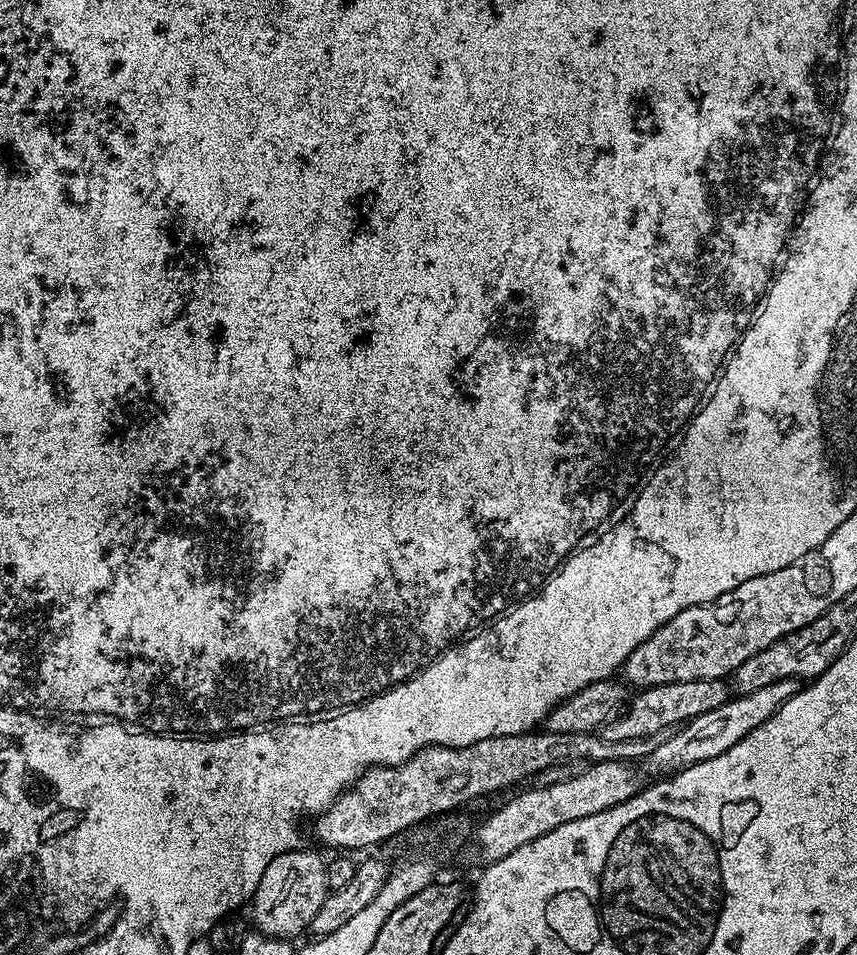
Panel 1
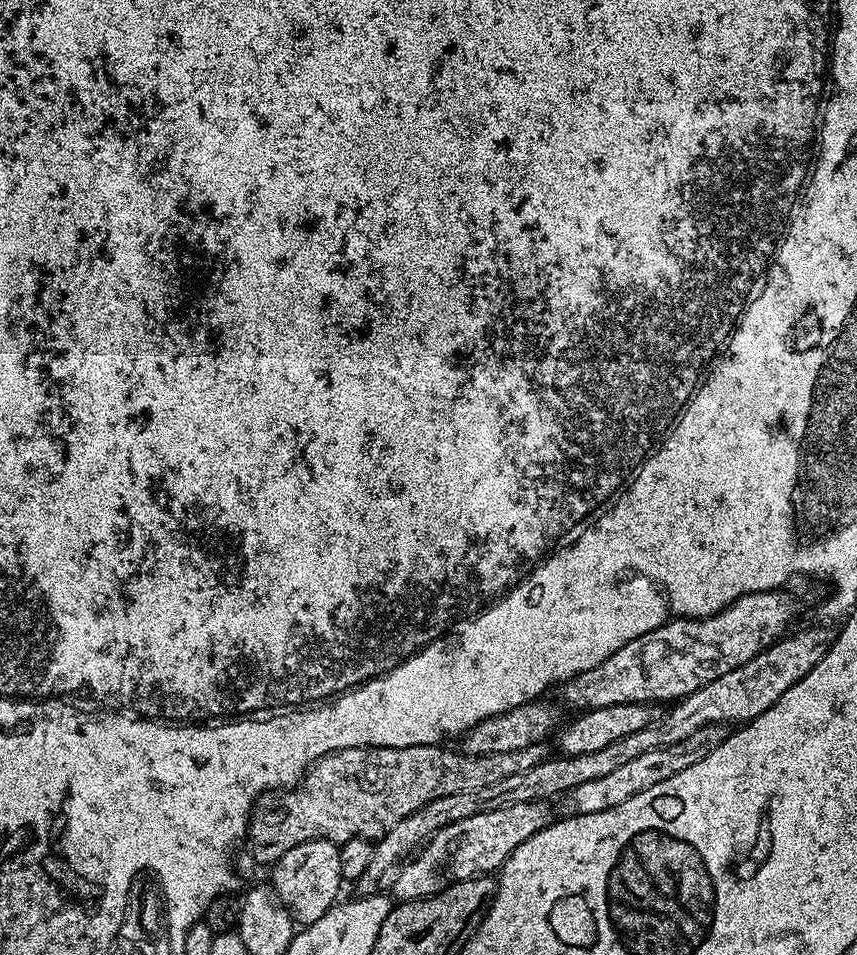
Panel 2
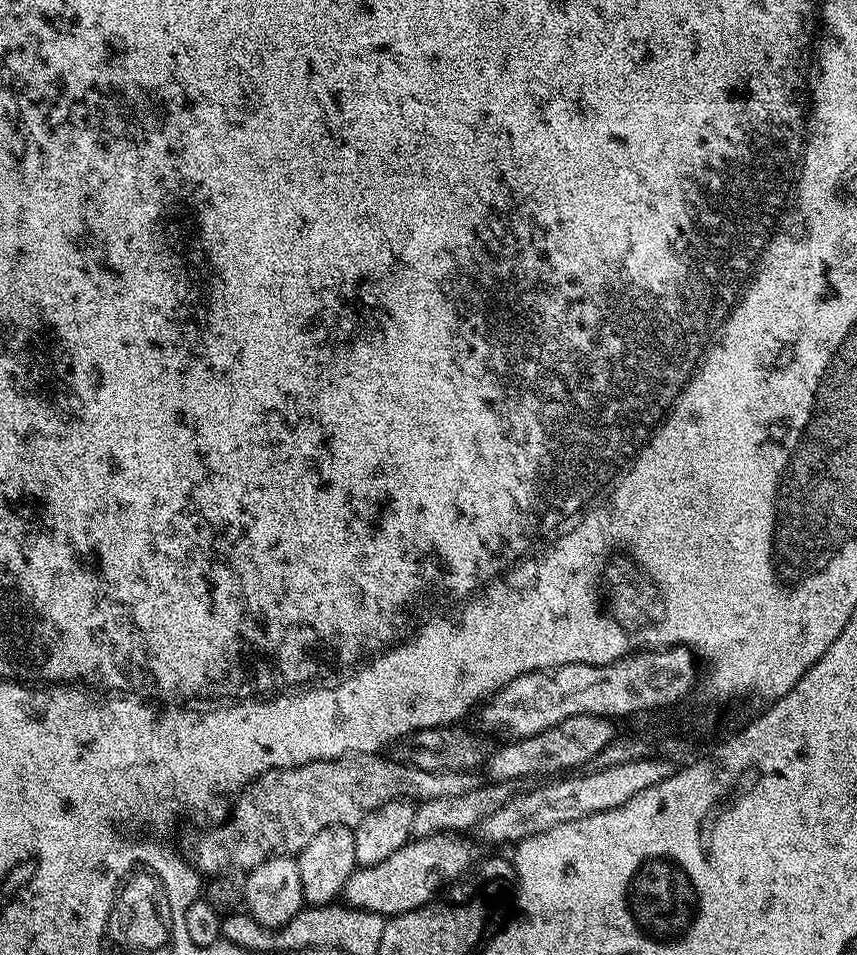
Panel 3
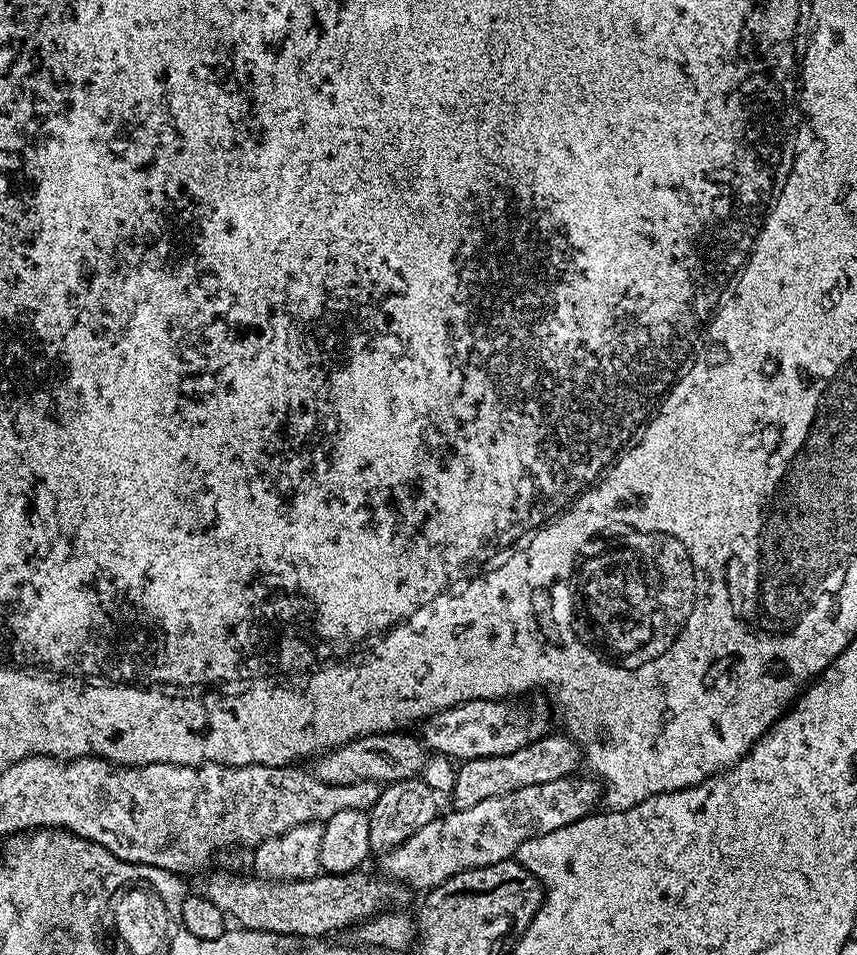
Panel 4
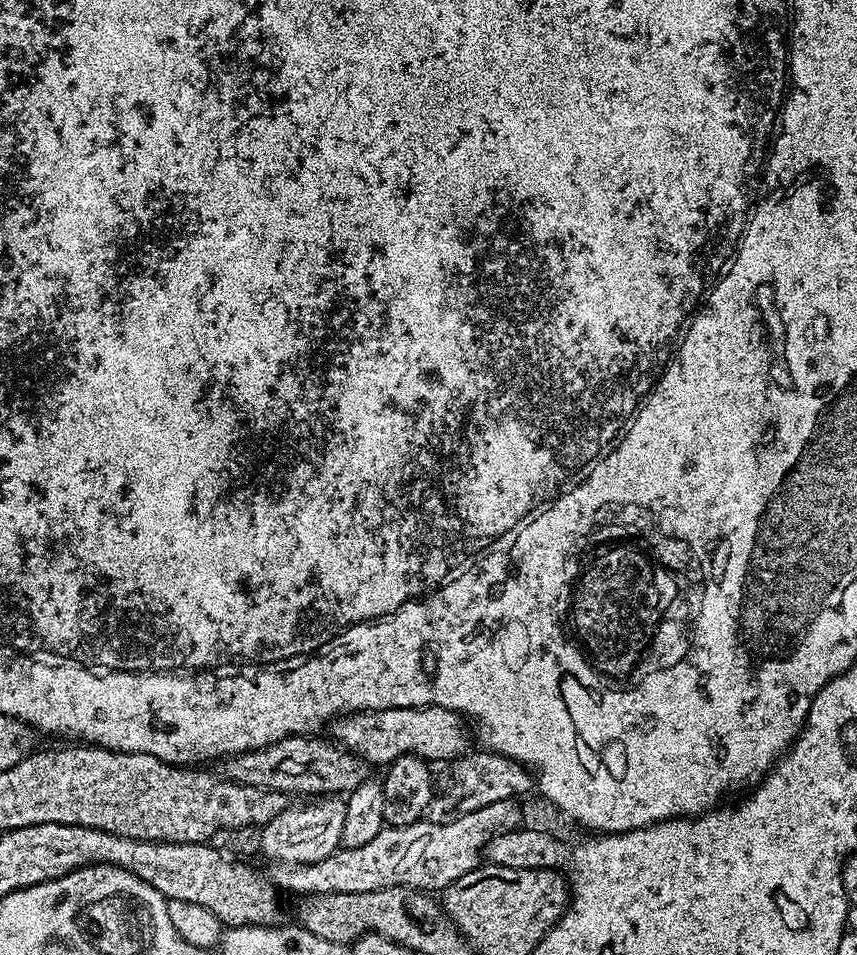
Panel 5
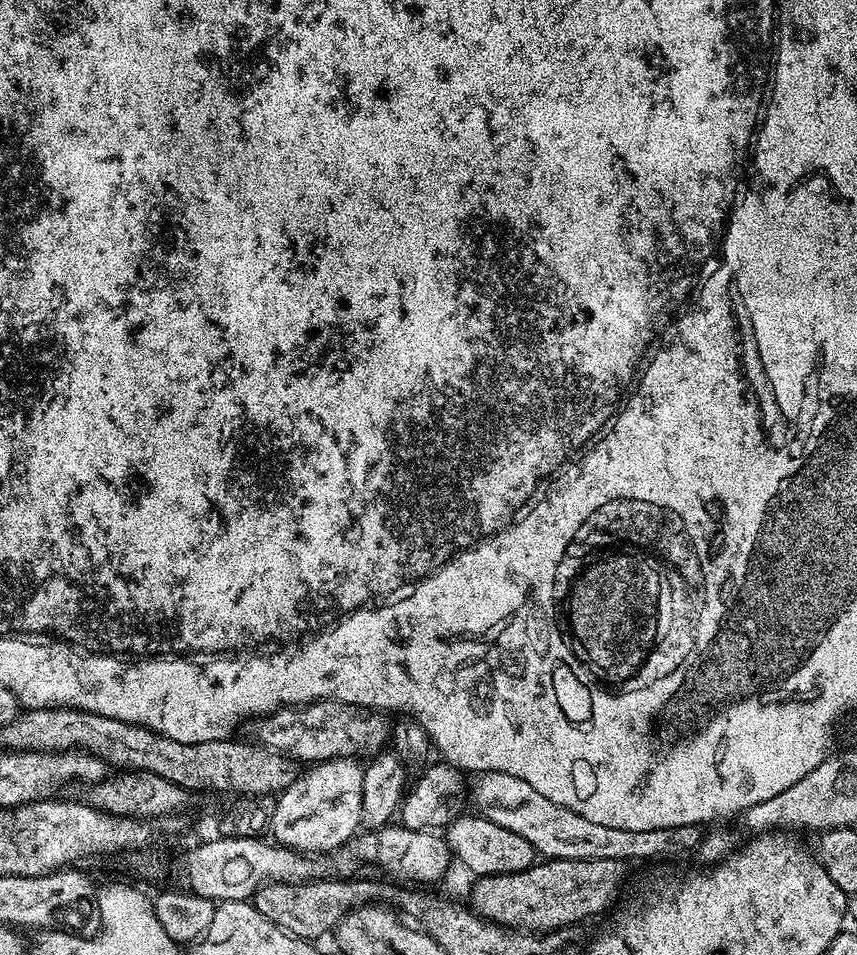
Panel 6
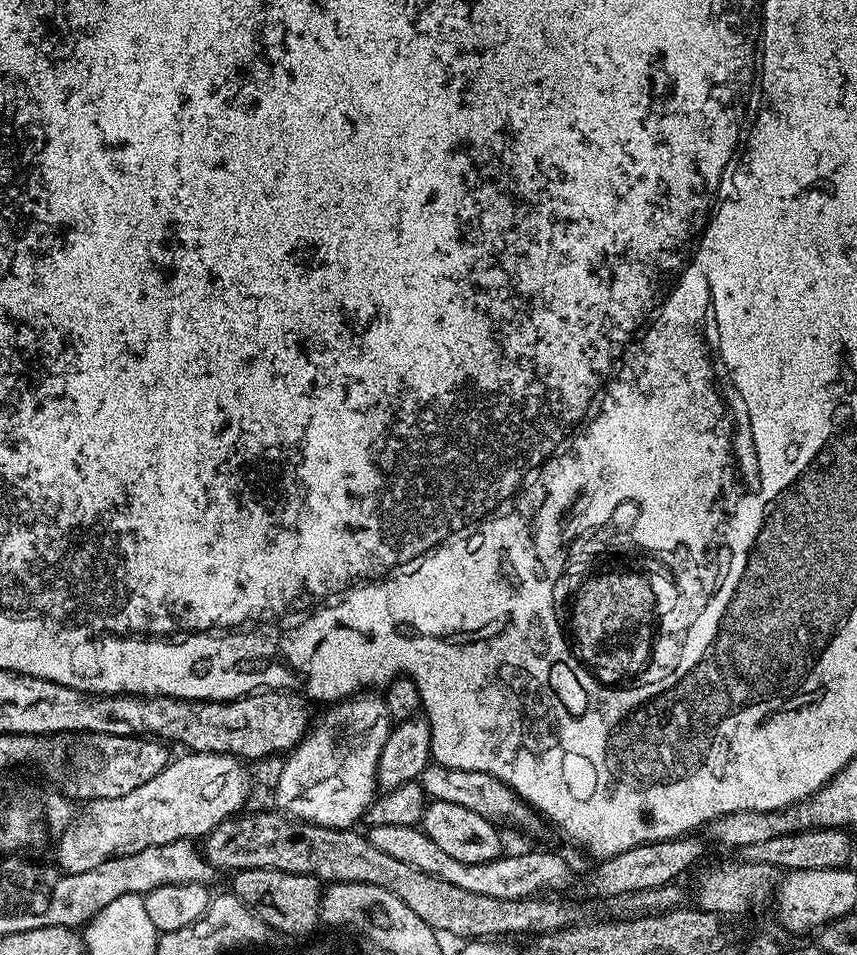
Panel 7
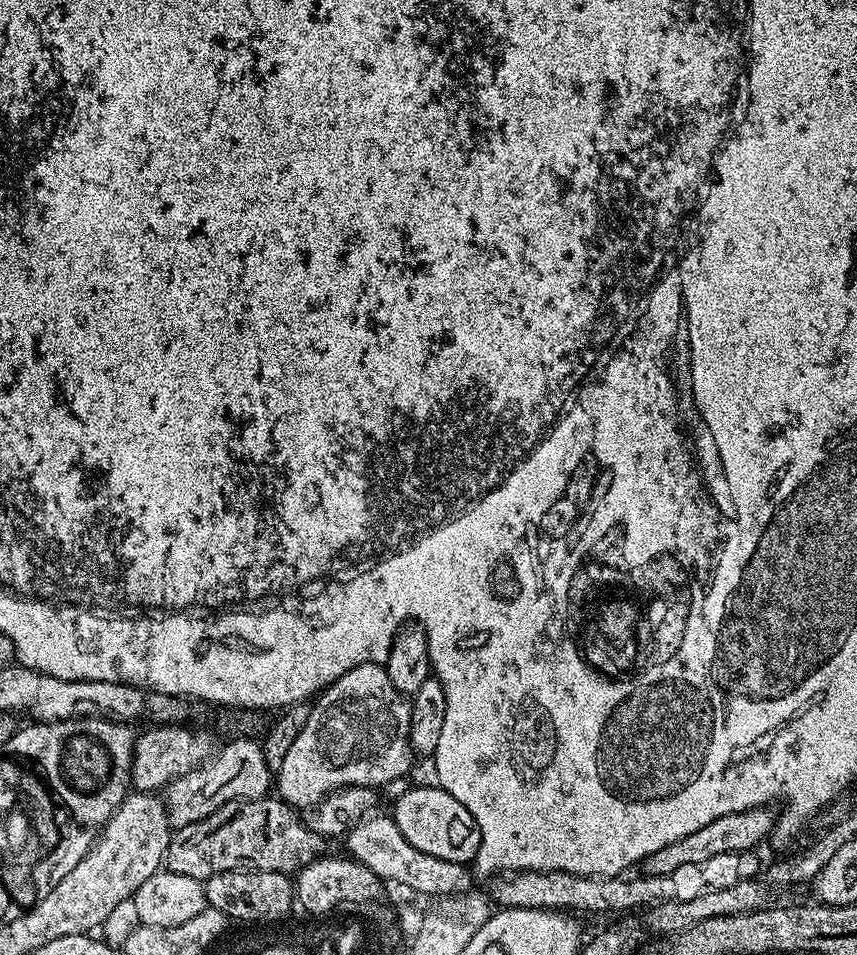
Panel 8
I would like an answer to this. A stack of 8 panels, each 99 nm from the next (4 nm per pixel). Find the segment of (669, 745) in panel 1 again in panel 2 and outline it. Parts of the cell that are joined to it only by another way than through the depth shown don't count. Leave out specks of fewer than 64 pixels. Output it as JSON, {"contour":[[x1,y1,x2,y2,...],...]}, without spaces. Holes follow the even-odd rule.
{"contour":[[707,724,705,728,700,728,694,734,690,734,690,738,682,738,682,742,646,750,646,754,638,754,638,758,630,758,630,762,624,763,610,774,605,774,602,778,593,778,590,782,582,782,582,786,567,793,567,811,581,816,610,810,610,806,622,806,626,798,634,798,634,794,642,794,642,790,650,790,650,786,658,786,658,782,666,782,666,778,674,778,674,774,694,766,694,762,702,762,702,758,706,758,710,750,714,750,724,741,725,735,723,727]]}

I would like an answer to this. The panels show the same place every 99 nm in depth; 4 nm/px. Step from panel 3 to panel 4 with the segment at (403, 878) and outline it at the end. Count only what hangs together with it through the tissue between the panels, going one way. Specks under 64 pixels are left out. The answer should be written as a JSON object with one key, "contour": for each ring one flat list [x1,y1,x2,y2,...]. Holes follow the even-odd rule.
{"contour":[[212,870,204,880,202,895,214,906,224,911,225,917,232,916,241,928,253,928,259,932,271,932,280,936,324,936,327,932,336,932,339,928,355,926,362,920,393,907,397,885,391,879,380,876,367,876,364,870,347,874,317,874,309,880,266,880,251,875,234,876,228,870]]}

